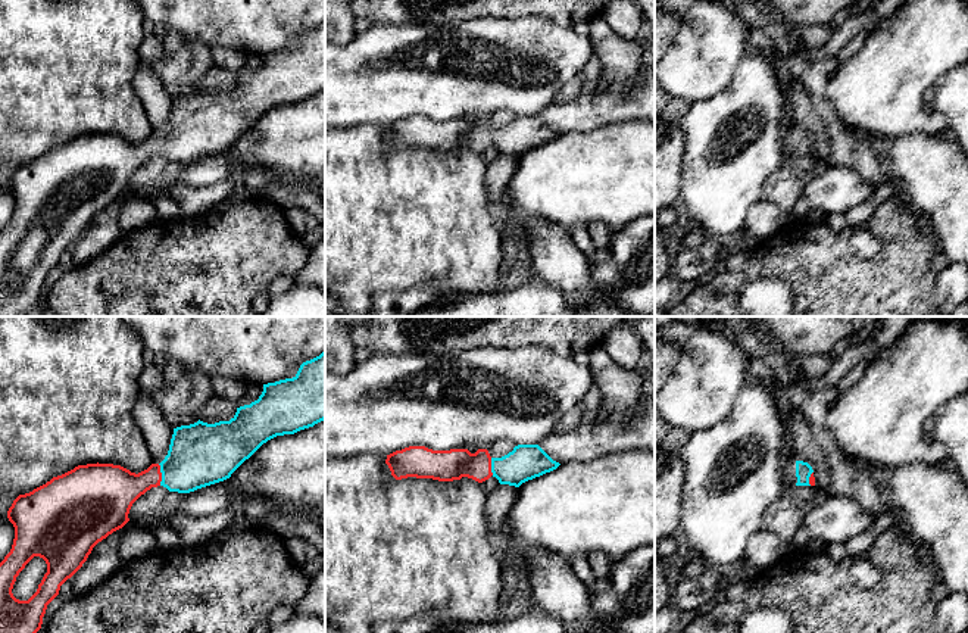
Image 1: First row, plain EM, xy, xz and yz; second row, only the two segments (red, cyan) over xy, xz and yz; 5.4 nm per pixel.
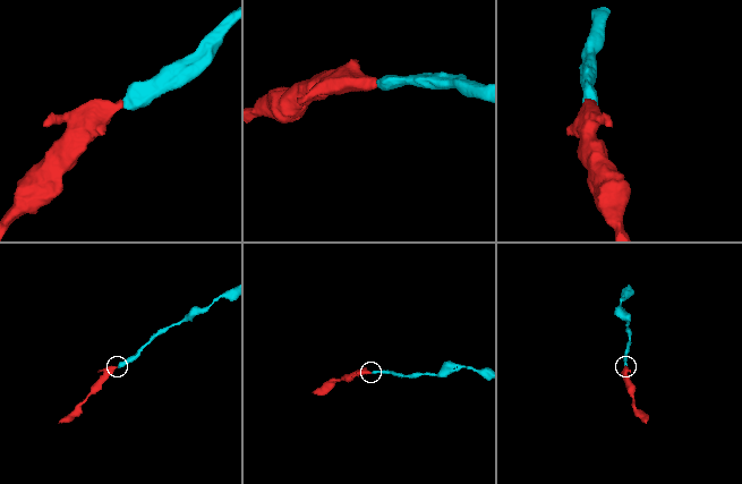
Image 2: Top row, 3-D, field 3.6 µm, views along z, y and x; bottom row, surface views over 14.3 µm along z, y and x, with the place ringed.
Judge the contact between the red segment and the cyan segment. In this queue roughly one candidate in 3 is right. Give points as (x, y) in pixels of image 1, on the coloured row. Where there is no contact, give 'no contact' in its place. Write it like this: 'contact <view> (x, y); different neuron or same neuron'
contact xy (161, 474); same neuron

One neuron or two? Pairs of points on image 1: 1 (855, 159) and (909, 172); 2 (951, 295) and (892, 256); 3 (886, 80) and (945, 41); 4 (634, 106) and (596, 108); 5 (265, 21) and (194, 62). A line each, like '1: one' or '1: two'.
1: two
2: two
3: one
4: one
5: two

